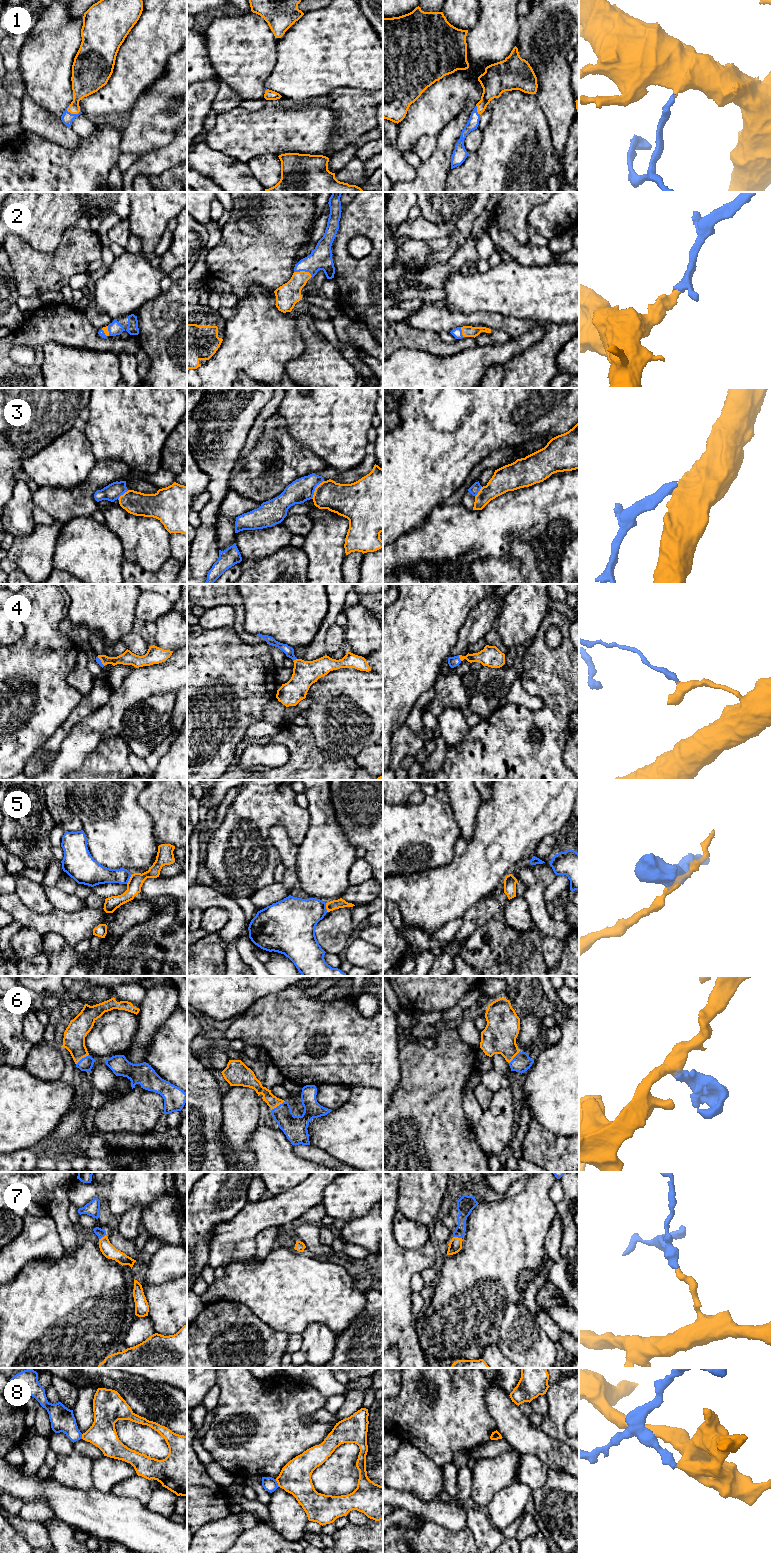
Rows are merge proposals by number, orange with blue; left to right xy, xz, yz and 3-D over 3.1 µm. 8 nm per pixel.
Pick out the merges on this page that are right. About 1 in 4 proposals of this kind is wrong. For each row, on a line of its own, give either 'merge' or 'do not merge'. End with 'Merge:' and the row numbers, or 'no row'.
1: merge
2: merge
3: do not merge
4: merge
5: do not merge
6: merge
7: merge
8: do not merge
Merge: 1, 2, 4, 6, 7

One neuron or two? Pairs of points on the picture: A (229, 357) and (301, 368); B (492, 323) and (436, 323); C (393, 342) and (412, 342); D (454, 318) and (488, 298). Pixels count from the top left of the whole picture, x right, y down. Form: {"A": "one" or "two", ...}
{"A": "two", "B": "one", "C": "one", "D": "two"}

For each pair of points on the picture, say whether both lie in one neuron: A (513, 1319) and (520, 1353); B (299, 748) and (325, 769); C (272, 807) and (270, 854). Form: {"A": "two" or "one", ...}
{"A": "one", "B": "one", "C": "one"}

